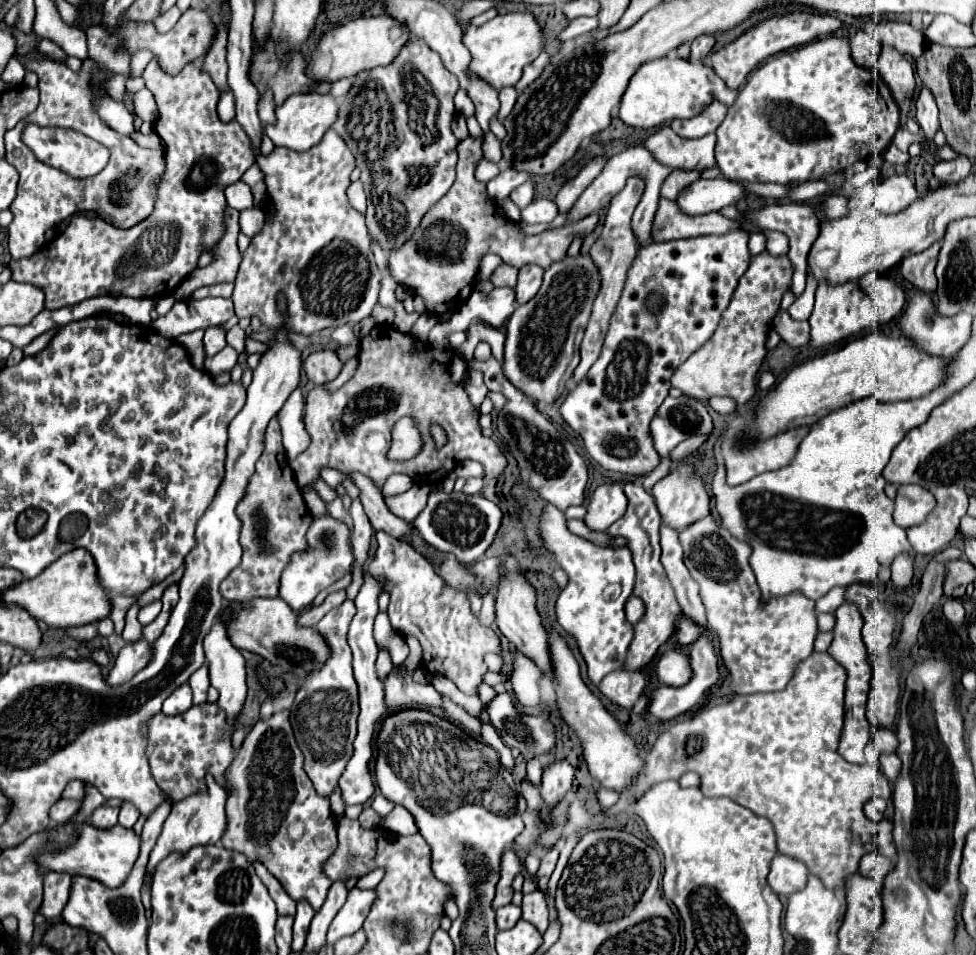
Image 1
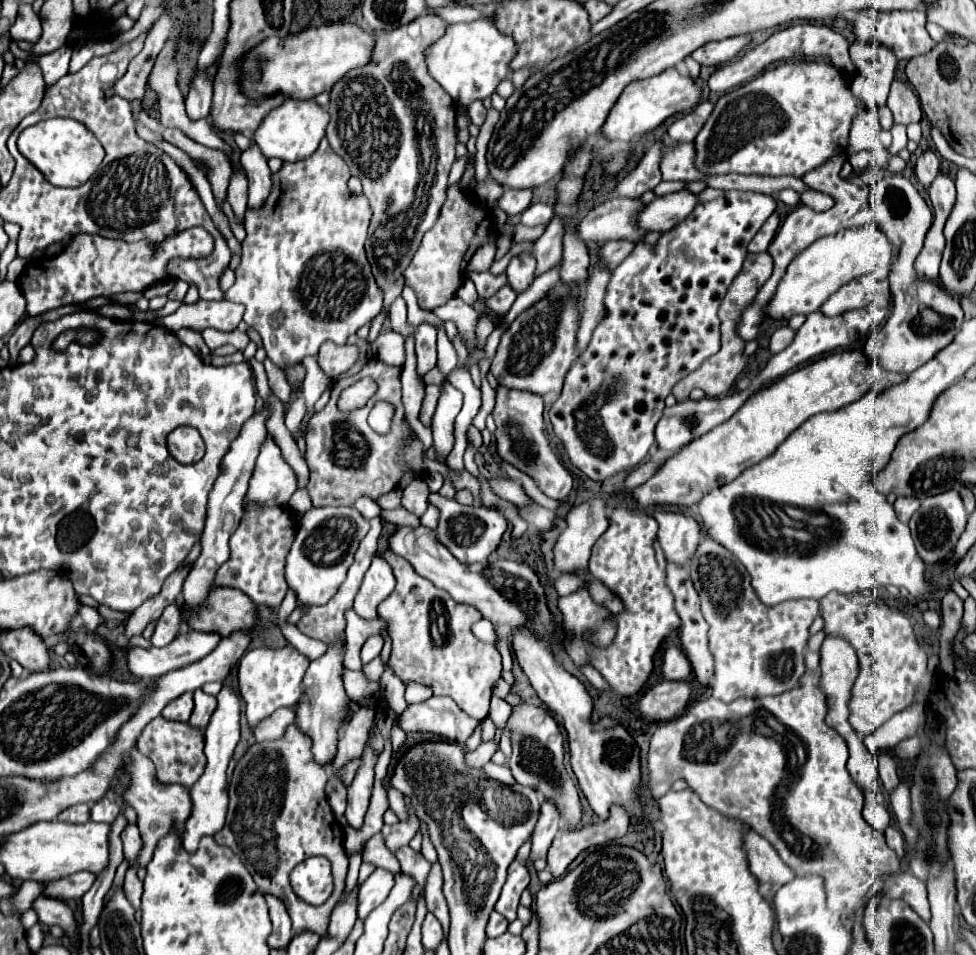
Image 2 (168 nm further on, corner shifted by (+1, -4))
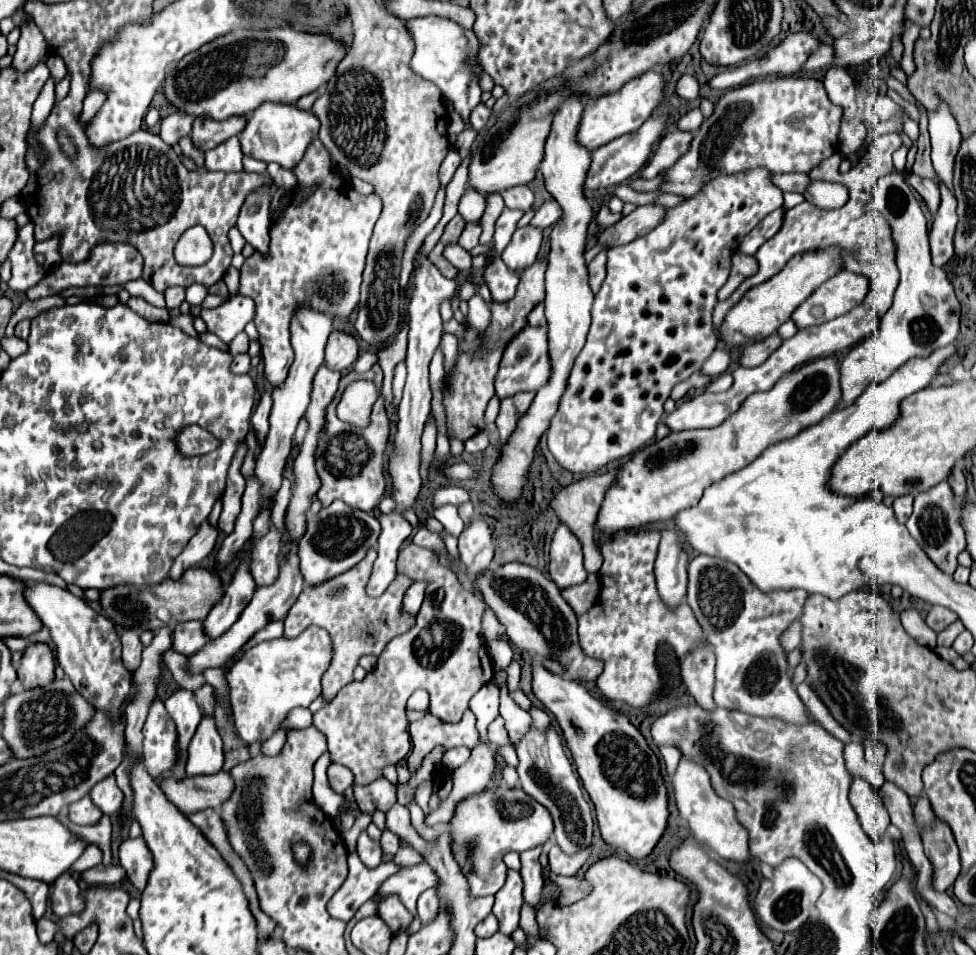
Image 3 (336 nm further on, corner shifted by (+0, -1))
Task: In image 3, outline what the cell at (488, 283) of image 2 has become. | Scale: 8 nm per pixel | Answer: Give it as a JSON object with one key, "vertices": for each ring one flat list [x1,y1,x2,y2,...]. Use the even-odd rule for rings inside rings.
{"vertices":[[451,244,451,246,447,246,447,250,445,250,445,258,447,258,451,264,455,264,459,270,465,270,465,272,471,270,473,256,471,256,465,248,461,248,459,244]]}

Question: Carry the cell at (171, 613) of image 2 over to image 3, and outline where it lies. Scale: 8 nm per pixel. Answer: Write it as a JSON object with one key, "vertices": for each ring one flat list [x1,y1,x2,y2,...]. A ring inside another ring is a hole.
{"vertices":[[191,620,191,622,179,622,173,628,173,650,181,654,193,654,199,648,207,644,207,636,203,632,203,622]]}

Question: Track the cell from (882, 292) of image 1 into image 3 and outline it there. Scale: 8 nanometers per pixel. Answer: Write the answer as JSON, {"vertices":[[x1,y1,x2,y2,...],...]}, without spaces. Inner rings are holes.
{"vertices":[[841,270,831,280,821,284,801,306,795,310,793,320,797,328,819,326,837,316,847,314,863,302,869,292,867,276]]}

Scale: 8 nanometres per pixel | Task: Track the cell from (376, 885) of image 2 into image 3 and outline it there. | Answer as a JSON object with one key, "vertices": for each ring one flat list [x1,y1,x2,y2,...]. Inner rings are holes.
{"vertices":[[423,862,419,866,413,866,409,870,401,870,401,872,389,876,379,886,377,894,383,894,383,896,397,894,397,896,401,896,401,902,415,918,408,928,408,934,412,935,421,926,421,922,417,920,417,914,415,914,415,902,417,902,421,892,425,892,427,888,433,888,435,884,437,884,437,878,435,878,431,866,427,866,427,862]]}

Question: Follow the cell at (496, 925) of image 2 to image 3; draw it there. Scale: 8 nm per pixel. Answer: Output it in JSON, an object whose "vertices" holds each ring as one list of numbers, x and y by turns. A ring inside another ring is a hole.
{"vertices":[[489,914,489,916,475,928,475,934,477,934,477,938,487,938,487,936,493,936,497,930,499,930,499,922,495,920,493,914]]}

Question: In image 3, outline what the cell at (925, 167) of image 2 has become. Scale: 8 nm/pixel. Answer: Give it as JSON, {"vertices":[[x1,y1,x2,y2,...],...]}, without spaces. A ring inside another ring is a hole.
{"vertices":[[909,174,907,182,923,196,923,200,927,202,931,212,935,212,939,208,939,186,937,186,937,182,931,182,929,178,919,178,917,174]]}

